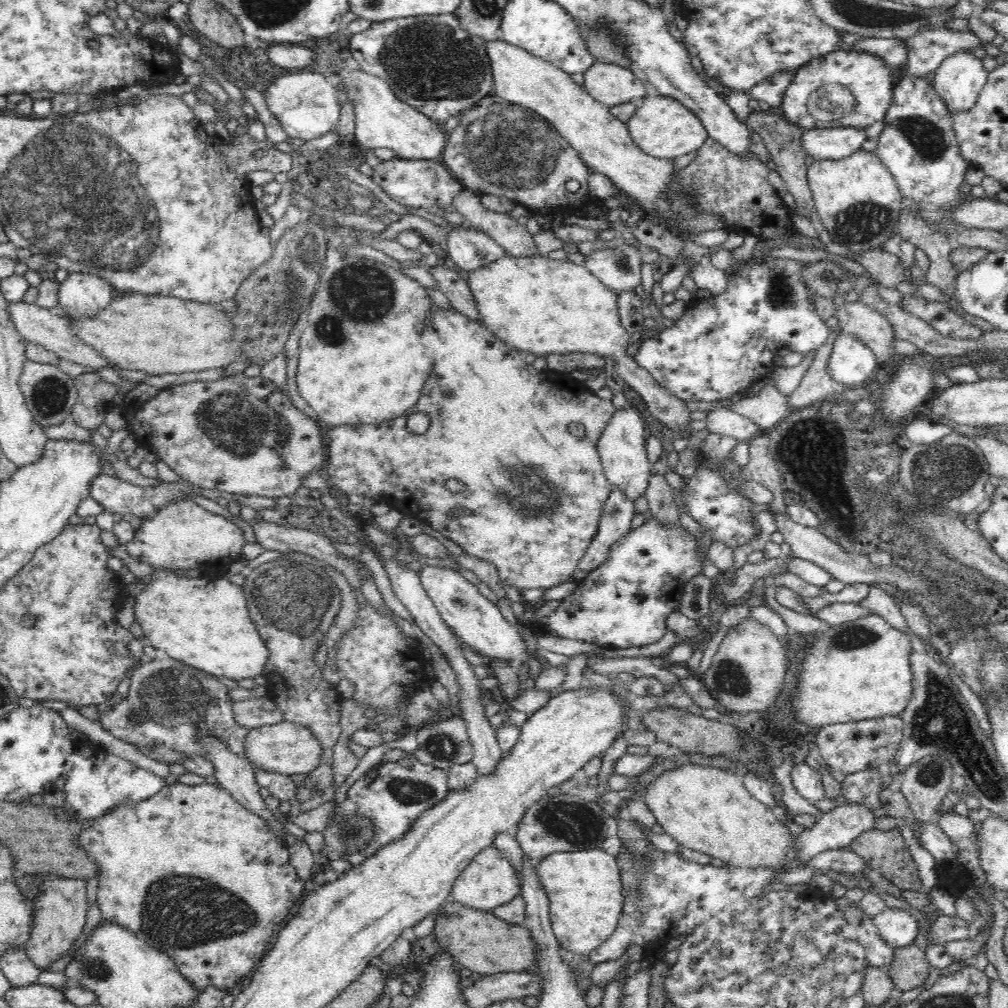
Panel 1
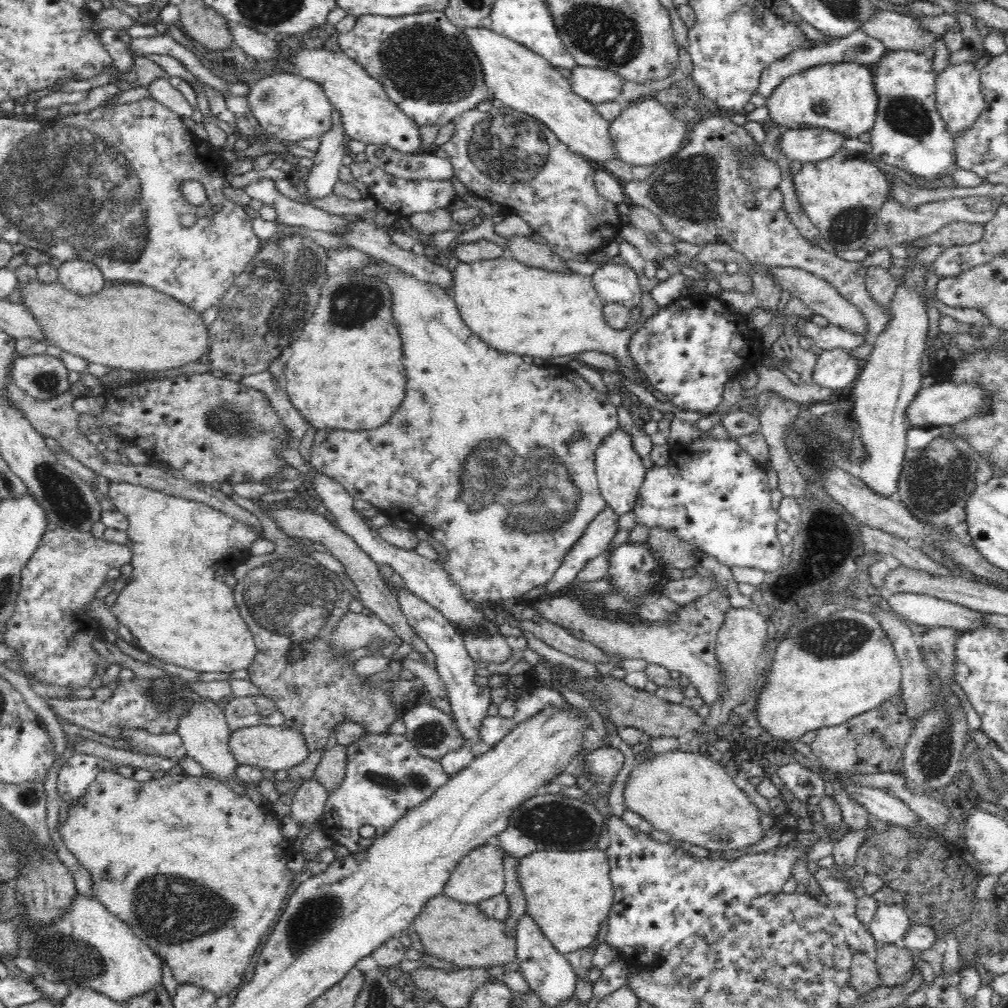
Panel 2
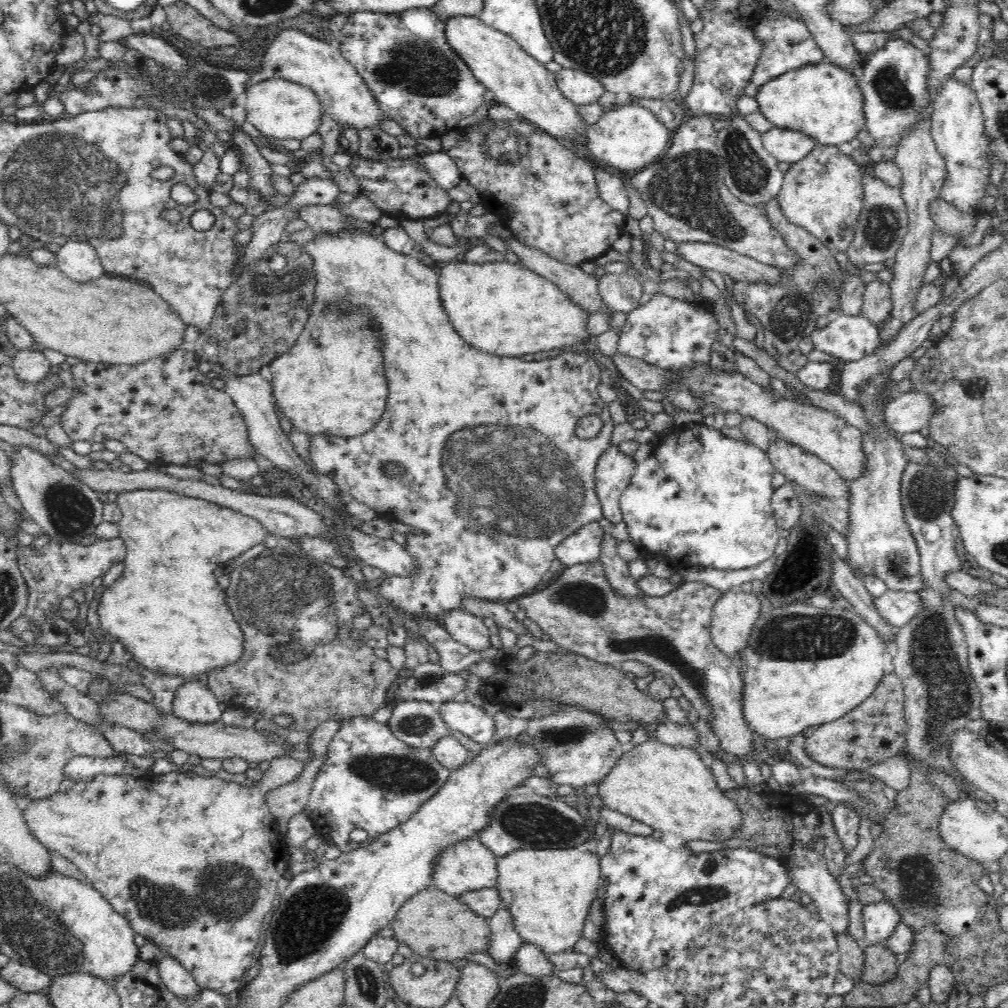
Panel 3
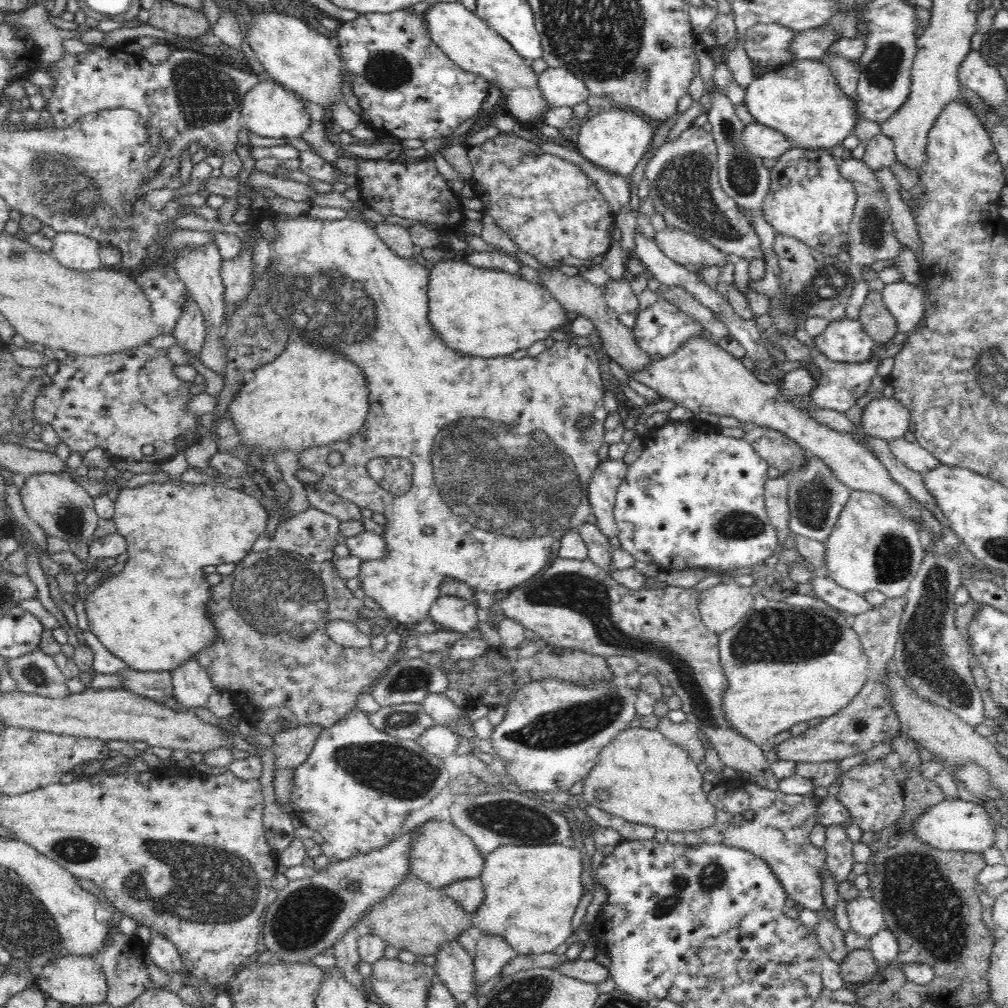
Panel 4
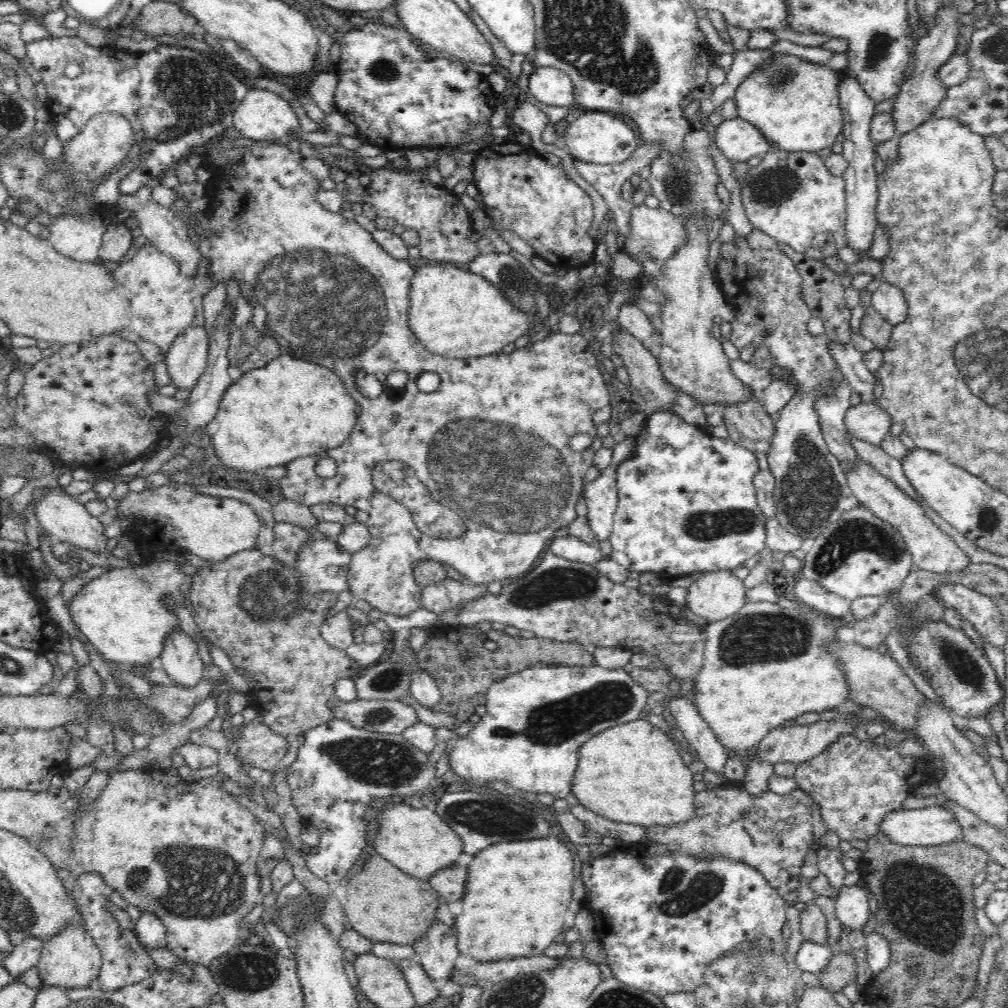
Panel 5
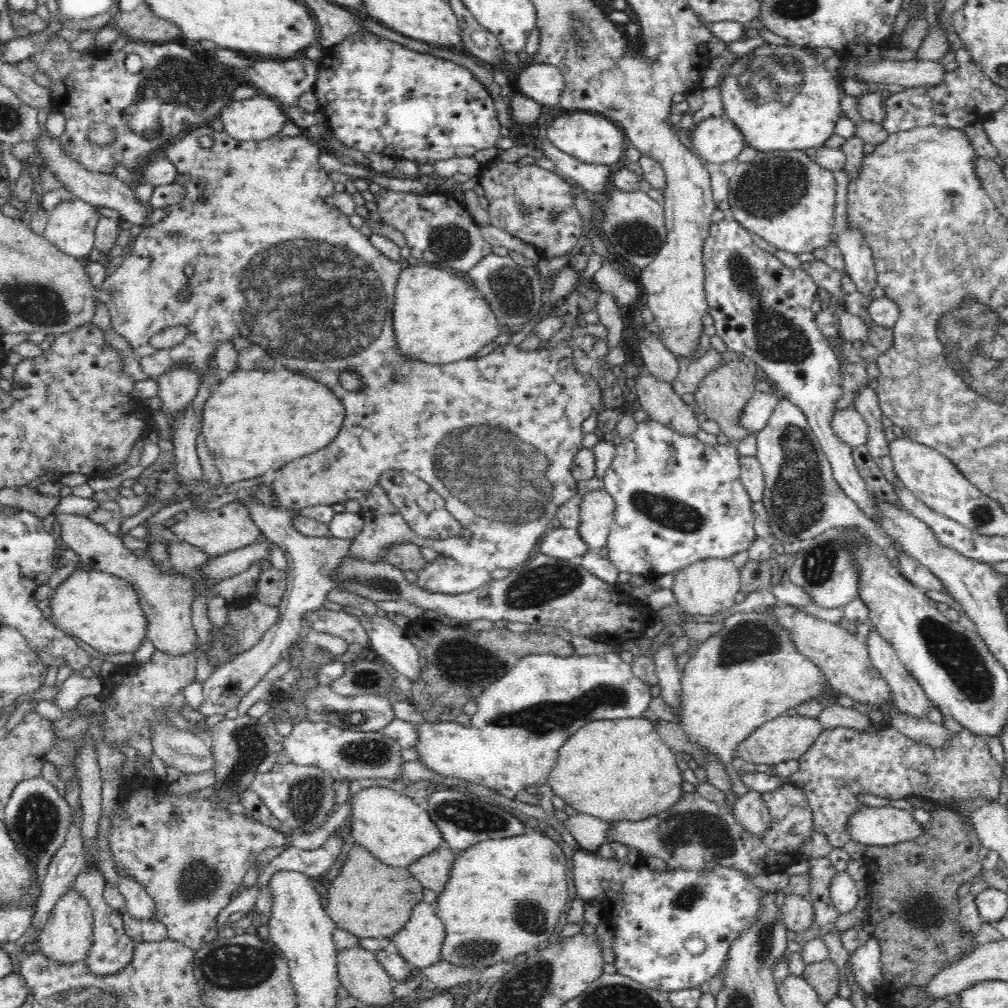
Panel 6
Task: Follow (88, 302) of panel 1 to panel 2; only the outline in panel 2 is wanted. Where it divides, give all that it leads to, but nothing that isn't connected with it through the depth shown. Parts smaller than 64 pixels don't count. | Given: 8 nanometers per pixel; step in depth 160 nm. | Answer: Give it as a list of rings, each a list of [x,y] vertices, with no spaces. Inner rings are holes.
[[[80,257],[64,261],[57,269],[64,288],[80,295],[96,294],[108,284],[102,271],[92,261]]]

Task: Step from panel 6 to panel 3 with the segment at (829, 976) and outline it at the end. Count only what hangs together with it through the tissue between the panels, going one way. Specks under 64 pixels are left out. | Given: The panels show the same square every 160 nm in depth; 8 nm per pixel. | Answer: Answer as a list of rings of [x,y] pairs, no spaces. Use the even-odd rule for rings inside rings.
[[[870,945],[863,952],[865,959],[860,980],[876,985],[895,977],[898,970],[896,954],[889,948]]]

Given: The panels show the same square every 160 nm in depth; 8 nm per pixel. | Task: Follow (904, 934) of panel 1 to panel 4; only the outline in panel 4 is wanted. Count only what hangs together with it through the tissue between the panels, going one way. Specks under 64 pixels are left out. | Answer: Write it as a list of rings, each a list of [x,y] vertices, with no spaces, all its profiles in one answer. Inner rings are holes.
[[[860,894],[847,901],[846,912],[850,929],[864,938],[875,936],[880,930],[886,929],[881,906],[869,894]]]

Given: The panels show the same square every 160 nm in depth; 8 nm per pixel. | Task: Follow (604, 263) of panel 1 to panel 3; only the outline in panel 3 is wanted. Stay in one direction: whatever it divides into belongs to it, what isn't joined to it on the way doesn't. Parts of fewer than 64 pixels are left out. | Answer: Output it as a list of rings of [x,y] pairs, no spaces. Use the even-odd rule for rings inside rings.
[[[607,273],[598,280],[604,303],[614,312],[630,313],[639,306],[642,285],[628,273]]]

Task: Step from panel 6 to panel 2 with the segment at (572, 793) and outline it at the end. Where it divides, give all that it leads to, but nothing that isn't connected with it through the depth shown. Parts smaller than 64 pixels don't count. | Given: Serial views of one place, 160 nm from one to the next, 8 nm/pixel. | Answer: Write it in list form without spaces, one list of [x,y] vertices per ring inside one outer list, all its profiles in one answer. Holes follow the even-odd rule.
[[[679,749],[650,753],[649,759],[631,770],[624,788],[624,804],[627,810],[650,822],[653,829],[670,835],[671,842],[688,842],[708,849],[710,853],[740,850],[756,844],[765,836],[766,831],[761,827],[759,809],[750,801],[743,792],[741,783],[728,774],[724,767],[698,752]]]

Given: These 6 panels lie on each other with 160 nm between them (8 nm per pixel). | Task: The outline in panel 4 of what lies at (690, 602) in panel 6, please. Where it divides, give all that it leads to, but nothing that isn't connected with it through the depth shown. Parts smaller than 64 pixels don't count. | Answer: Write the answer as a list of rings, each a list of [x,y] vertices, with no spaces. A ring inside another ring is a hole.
[[[728,580],[726,584],[716,584],[702,591],[698,610],[703,623],[719,635],[731,629],[752,608],[754,597],[750,587]]]

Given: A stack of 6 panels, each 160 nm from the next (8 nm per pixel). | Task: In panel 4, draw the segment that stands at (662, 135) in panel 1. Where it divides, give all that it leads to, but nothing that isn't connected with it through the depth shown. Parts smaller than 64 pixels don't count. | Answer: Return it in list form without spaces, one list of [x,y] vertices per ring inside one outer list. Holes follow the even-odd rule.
[[[614,108],[604,114],[594,111],[579,129],[577,138],[574,139],[576,150],[601,169],[626,179],[632,176],[634,168],[650,148],[656,125],[637,112],[626,108]]]

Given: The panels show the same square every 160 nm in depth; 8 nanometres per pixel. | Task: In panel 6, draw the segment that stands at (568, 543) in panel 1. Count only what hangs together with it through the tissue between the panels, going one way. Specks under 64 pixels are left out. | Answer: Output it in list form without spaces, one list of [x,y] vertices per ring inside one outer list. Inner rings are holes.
[[[204,124],[188,131],[182,138],[170,141],[164,146],[162,153],[170,162],[173,162],[177,174],[190,175],[190,180],[181,184],[186,190],[186,196],[181,202],[165,207],[167,212],[165,218],[142,229],[133,242],[131,253],[124,258],[122,264],[111,275],[105,278],[97,292],[98,300],[106,305],[110,313],[112,329],[130,343],[133,357],[142,367],[141,371],[145,372],[151,380],[158,381],[158,378],[172,369],[188,367],[190,370],[200,373],[202,381],[208,380],[210,358],[213,358],[212,356],[217,353],[218,348],[224,342],[232,341],[234,337],[247,337],[249,342],[262,346],[266,353],[272,355],[278,367],[296,370],[298,374],[308,376],[308,378],[314,379],[314,381],[318,380],[318,383],[326,385],[341,400],[345,408],[345,419],[340,427],[340,434],[326,448],[293,460],[275,470],[275,479],[270,487],[275,491],[280,505],[284,509],[299,511],[310,506],[331,506],[336,503],[344,503],[346,500],[358,500],[364,524],[362,532],[354,538],[349,552],[354,559],[364,559],[368,563],[387,561],[385,556],[388,549],[391,549],[396,543],[408,541],[419,547],[432,548],[439,554],[448,555],[462,565],[488,572],[492,572],[495,568],[512,570],[515,566],[524,564],[530,558],[530,552],[534,550],[534,546],[538,545],[542,535],[550,526],[552,518],[557,514],[557,508],[577,494],[578,479],[571,473],[571,468],[574,467],[576,454],[580,450],[584,450],[582,441],[585,434],[582,430],[582,423],[592,414],[598,413],[601,408],[602,391],[599,388],[596,375],[581,375],[576,371],[573,350],[569,347],[569,342],[565,340],[559,342],[555,348],[538,348],[533,352],[523,352],[518,346],[508,343],[494,348],[494,351],[487,356],[444,365],[428,364],[406,358],[398,351],[396,333],[394,333],[395,288],[402,268],[397,261],[386,258],[377,248],[374,248],[369,237],[350,225],[350,220],[346,215],[324,201],[325,198],[334,194],[335,182],[328,177],[328,172],[324,171],[322,165],[319,164],[322,152],[318,144],[311,142],[304,134],[292,137],[280,133],[261,141],[241,141],[232,138],[225,131],[219,132]],[[204,135],[213,138],[214,142],[211,147],[200,147],[198,138]],[[170,231],[174,231],[174,236],[168,235]],[[188,285],[190,296],[186,300],[182,300],[180,292],[184,288],[188,288]],[[170,326],[186,328],[188,332],[186,340],[174,348],[164,348],[164,350],[153,348],[151,339],[154,338],[154,334],[158,334],[160,330],[170,328]],[[345,371],[354,372],[360,376],[362,390],[351,392],[342,386],[340,374]],[[388,470],[407,470],[427,482],[434,491],[444,497],[448,512],[457,518],[464,528],[471,530],[472,538],[469,541],[464,538],[440,540],[427,539],[416,534],[405,521],[400,509],[392,504],[386,491],[380,486],[380,476]]]

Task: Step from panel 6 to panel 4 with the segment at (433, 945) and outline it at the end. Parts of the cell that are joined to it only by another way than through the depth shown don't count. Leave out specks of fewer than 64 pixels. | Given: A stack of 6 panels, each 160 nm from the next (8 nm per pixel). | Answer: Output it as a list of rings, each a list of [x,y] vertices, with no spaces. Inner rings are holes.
[[[458,940],[446,941],[435,954],[436,963],[433,966],[437,978],[444,983],[452,992],[453,997],[459,1004],[464,1004],[470,996],[478,998],[474,992],[480,987],[477,986],[474,976],[473,957],[467,953],[467,950],[459,943]]]

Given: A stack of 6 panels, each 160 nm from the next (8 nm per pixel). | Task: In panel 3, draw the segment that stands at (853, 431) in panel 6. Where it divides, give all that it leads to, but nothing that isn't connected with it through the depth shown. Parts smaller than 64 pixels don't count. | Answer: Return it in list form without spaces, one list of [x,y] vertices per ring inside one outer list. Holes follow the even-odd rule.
[[[906,392],[892,397],[884,409],[884,424],[900,436],[919,432],[928,426],[935,413],[935,404],[928,392]]]

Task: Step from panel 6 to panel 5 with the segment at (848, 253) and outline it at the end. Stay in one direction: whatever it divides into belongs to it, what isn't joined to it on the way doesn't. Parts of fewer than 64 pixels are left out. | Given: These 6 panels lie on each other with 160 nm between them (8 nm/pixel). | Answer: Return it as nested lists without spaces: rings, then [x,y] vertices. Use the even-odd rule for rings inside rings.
[[[851,75],[844,78],[839,84],[839,100],[842,108],[843,118],[843,141],[842,155],[848,161],[848,168],[843,172],[842,177],[845,180],[845,235],[846,244],[857,250],[857,252],[868,252],[874,240],[874,230],[878,224],[876,218],[876,203],[879,197],[877,189],[877,173],[874,167],[874,145],[870,139],[871,120],[876,109],[876,102],[873,101],[864,87]]]

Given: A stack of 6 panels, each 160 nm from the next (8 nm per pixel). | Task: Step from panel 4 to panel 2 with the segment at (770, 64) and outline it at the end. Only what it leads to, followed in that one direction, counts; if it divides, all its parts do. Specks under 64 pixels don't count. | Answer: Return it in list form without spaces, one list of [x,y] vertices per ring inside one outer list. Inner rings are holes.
[[[854,31],[852,34],[840,39],[832,39],[827,42],[811,40],[809,45],[796,47],[792,52],[781,59],[776,59],[771,65],[761,72],[757,92],[768,100],[772,91],[785,79],[793,74],[798,74],[812,66],[828,64],[830,62],[855,62],[856,64],[875,65],[884,54],[887,48],[876,38],[872,38],[865,31]]]

